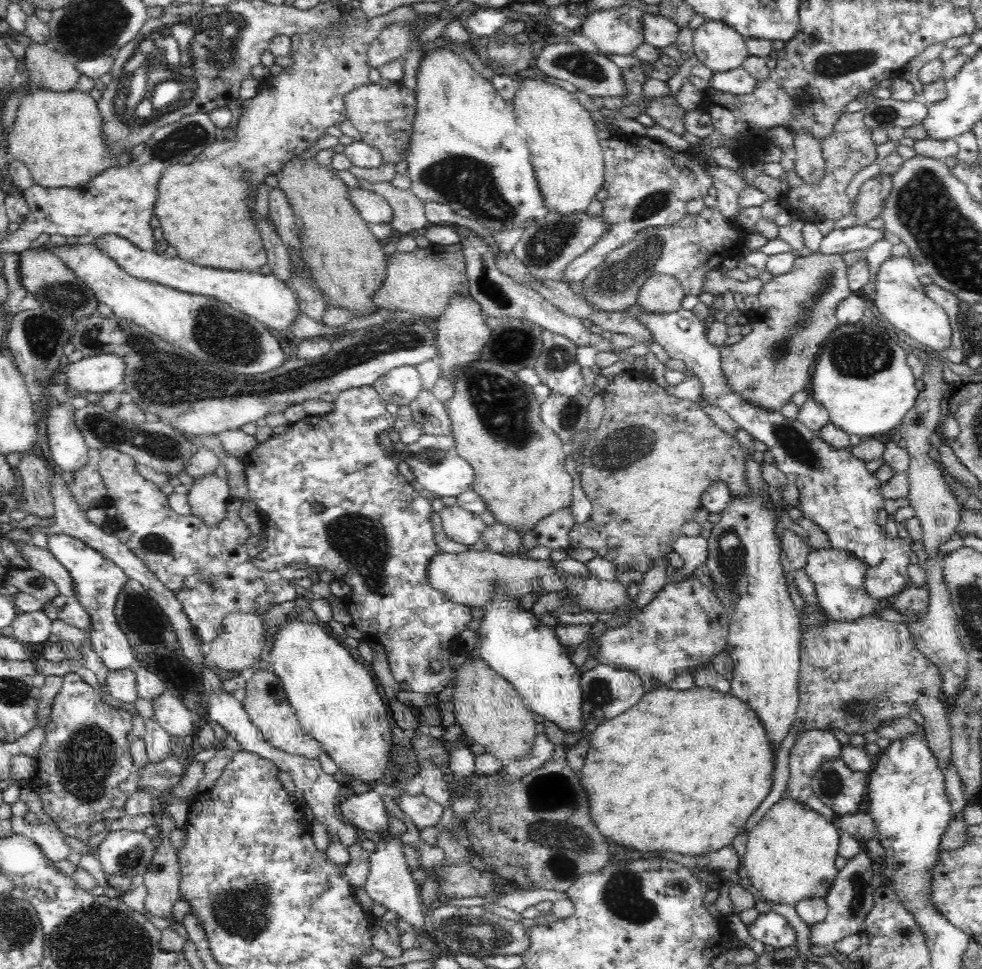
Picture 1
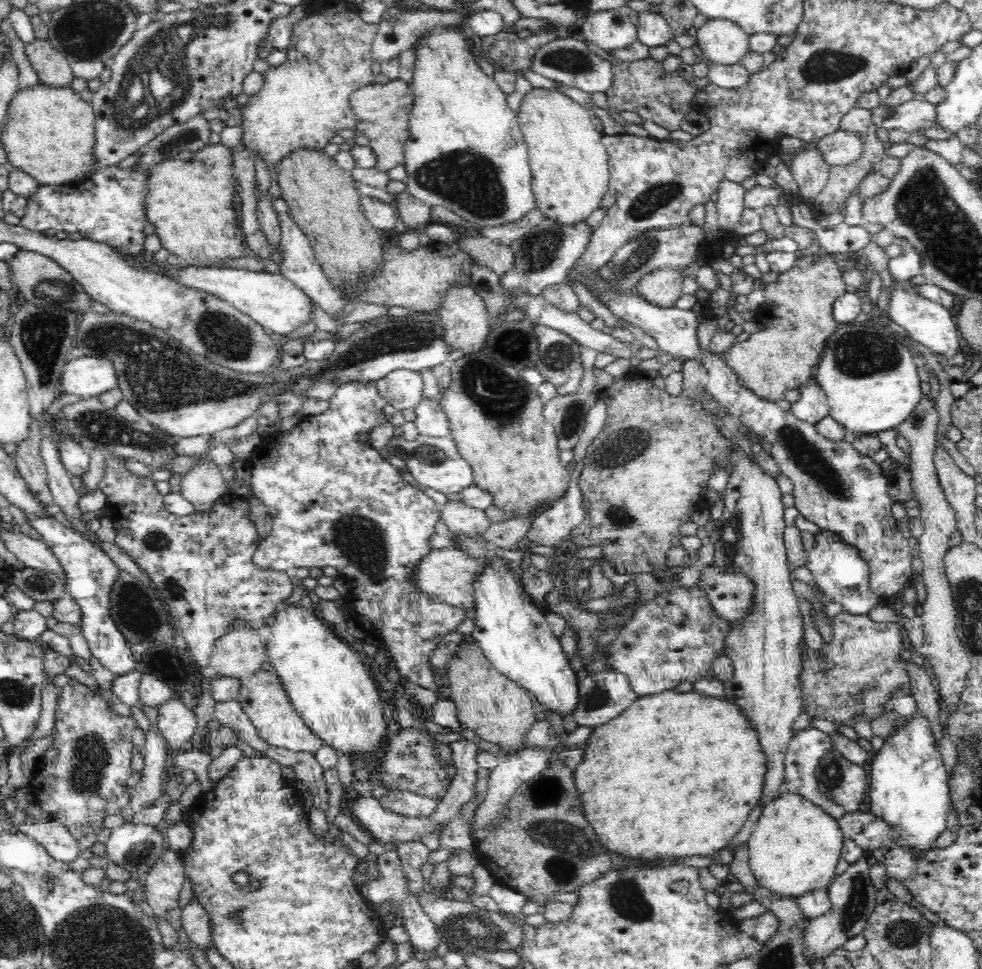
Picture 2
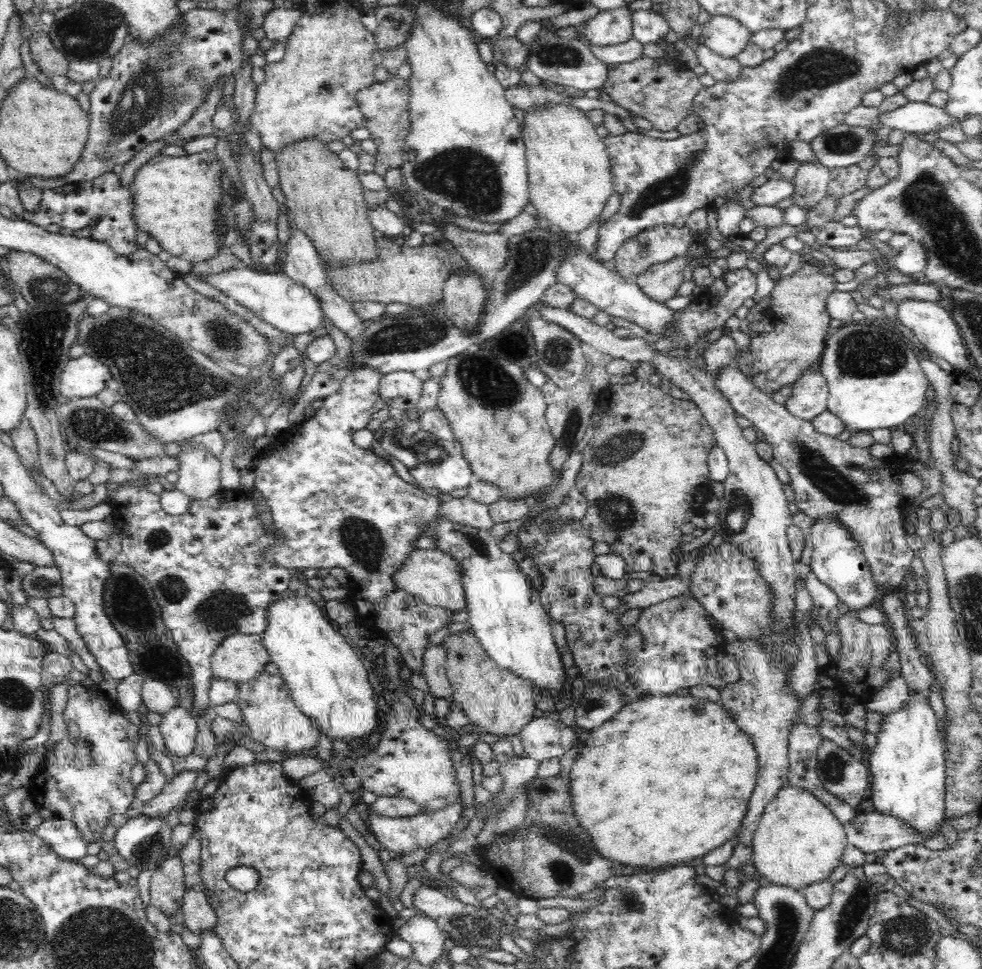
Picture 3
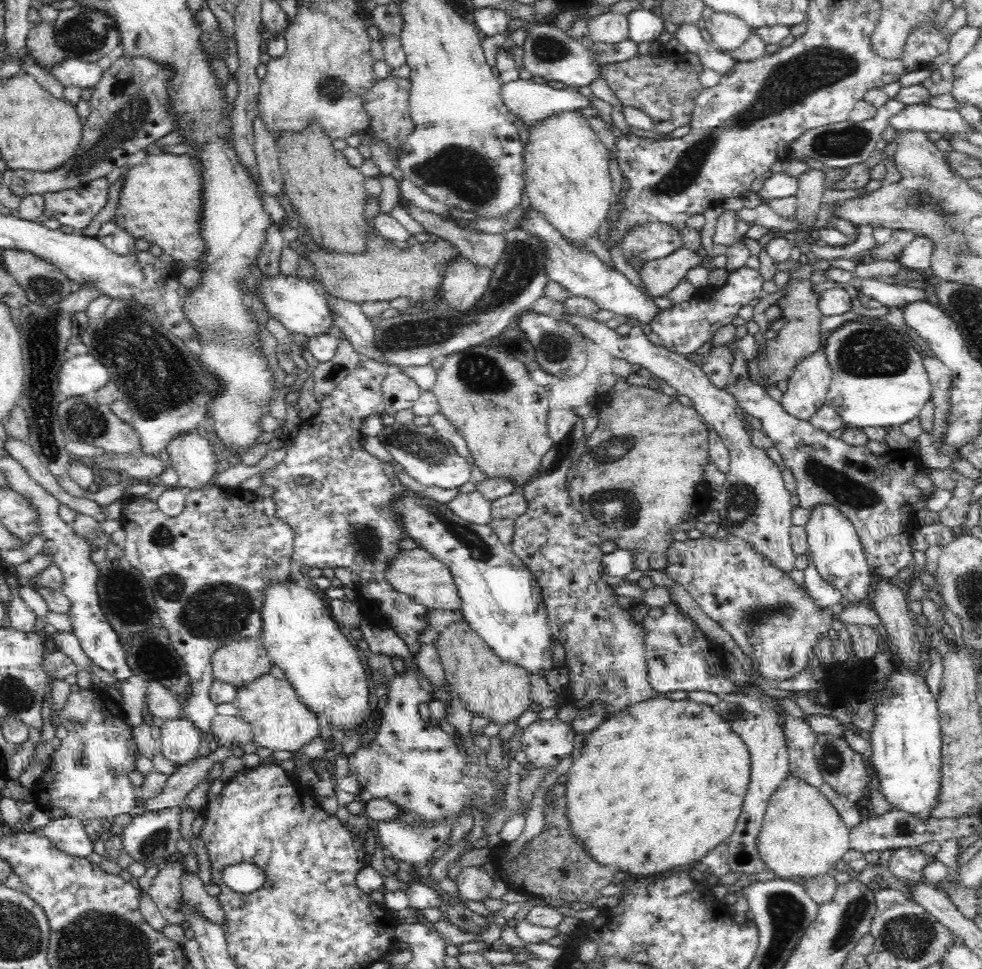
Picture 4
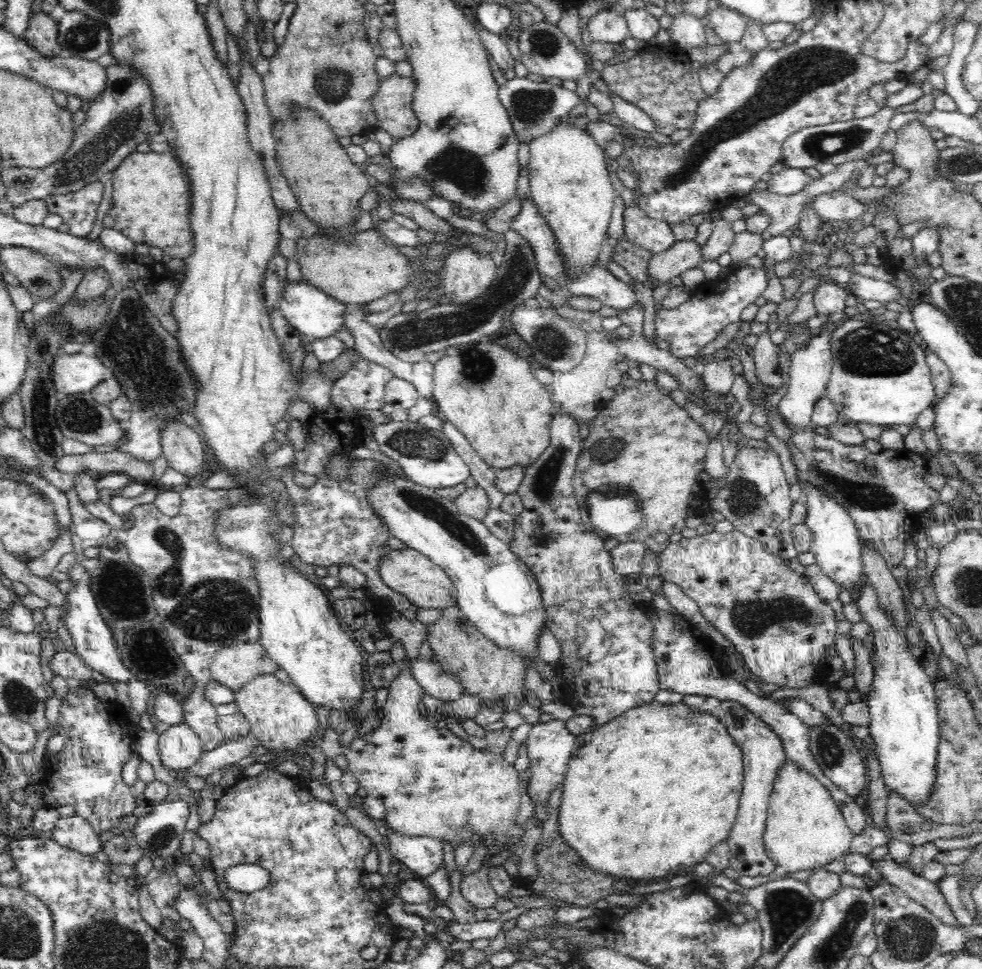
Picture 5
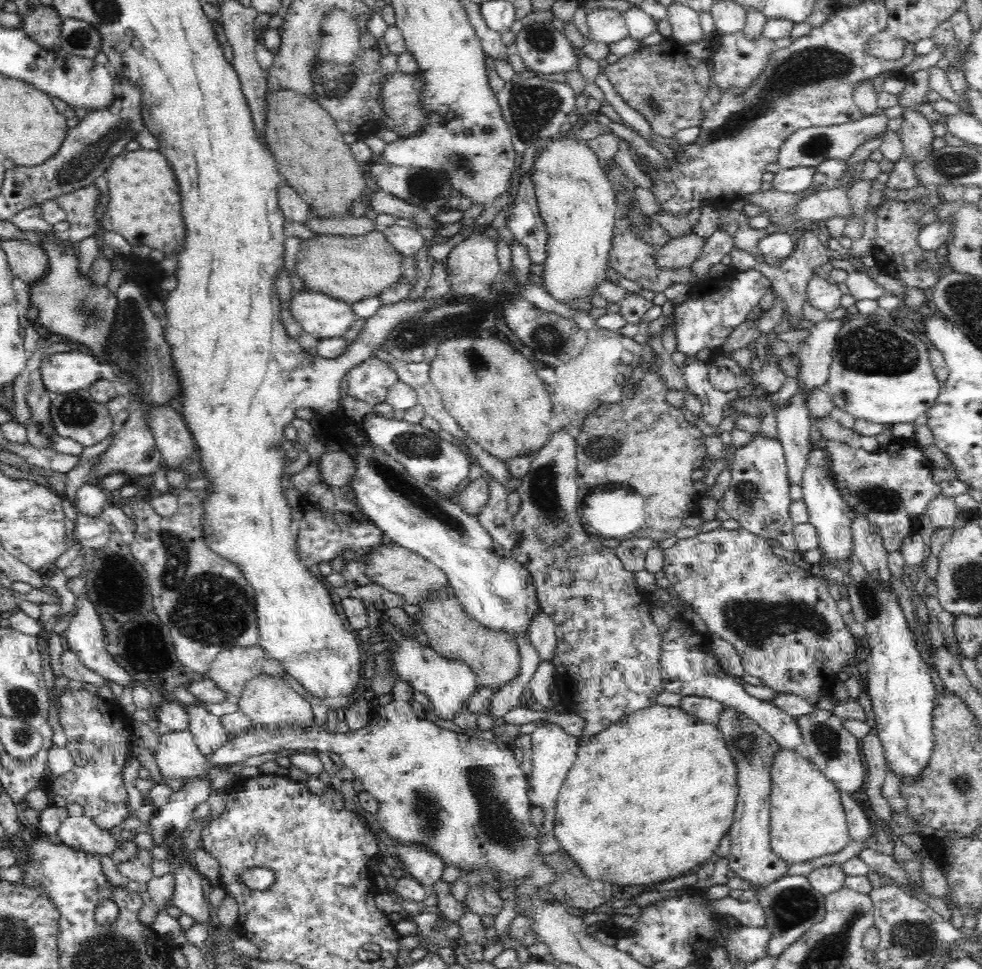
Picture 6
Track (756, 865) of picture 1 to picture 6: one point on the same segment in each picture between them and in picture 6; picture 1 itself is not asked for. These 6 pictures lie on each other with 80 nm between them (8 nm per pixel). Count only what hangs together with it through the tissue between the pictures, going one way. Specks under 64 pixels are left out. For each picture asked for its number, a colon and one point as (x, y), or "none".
2: (795, 846)
3: (799, 841)
4: (802, 834)
5: (805, 828)
6: (807, 819)

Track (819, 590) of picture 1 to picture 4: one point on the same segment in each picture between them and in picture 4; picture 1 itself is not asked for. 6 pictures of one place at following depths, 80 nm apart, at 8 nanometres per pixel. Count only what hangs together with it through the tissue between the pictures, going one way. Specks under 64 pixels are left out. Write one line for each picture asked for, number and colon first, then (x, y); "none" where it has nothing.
2: (842, 575)
3: (837, 560)
4: (835, 548)

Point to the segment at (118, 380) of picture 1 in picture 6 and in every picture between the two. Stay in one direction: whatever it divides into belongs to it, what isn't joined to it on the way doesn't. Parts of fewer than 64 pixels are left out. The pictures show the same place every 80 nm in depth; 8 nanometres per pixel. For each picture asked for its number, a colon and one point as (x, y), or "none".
2: (85, 377)
3: (83, 377)
4: (80, 375)
5: (71, 373)
6: (64, 372)

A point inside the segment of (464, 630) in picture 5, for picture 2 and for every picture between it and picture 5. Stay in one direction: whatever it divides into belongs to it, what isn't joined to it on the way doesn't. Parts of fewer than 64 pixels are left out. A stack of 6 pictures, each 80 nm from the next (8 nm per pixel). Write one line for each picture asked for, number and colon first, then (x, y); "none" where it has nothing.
2: (491, 704)
3: (500, 703)
4: (499, 692)

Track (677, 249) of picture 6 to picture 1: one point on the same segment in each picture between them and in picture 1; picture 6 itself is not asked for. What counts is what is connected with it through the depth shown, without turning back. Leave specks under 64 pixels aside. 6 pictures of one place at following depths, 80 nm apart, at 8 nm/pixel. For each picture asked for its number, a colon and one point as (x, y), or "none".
1: (662, 294)
2: (663, 287)
3: (660, 282)
4: (659, 277)
5: (664, 266)

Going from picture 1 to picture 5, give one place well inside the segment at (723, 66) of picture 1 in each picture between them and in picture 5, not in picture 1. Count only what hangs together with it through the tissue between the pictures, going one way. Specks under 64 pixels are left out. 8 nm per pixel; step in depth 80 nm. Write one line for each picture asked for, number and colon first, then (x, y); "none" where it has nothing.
2: (721, 42)
3: (726, 36)
4: (727, 32)
5: (730, 26)

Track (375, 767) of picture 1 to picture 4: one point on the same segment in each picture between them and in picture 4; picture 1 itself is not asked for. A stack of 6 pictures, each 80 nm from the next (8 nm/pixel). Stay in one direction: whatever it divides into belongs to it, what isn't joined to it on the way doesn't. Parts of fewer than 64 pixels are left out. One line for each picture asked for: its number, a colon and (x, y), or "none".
2: (327, 683)
3: (326, 676)
4: (326, 671)

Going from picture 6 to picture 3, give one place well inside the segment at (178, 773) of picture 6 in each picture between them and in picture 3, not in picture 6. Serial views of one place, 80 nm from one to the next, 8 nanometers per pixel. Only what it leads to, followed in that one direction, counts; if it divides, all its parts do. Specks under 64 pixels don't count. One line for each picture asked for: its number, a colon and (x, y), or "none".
3: (178, 727)
4: (179, 740)
5: (179, 749)

